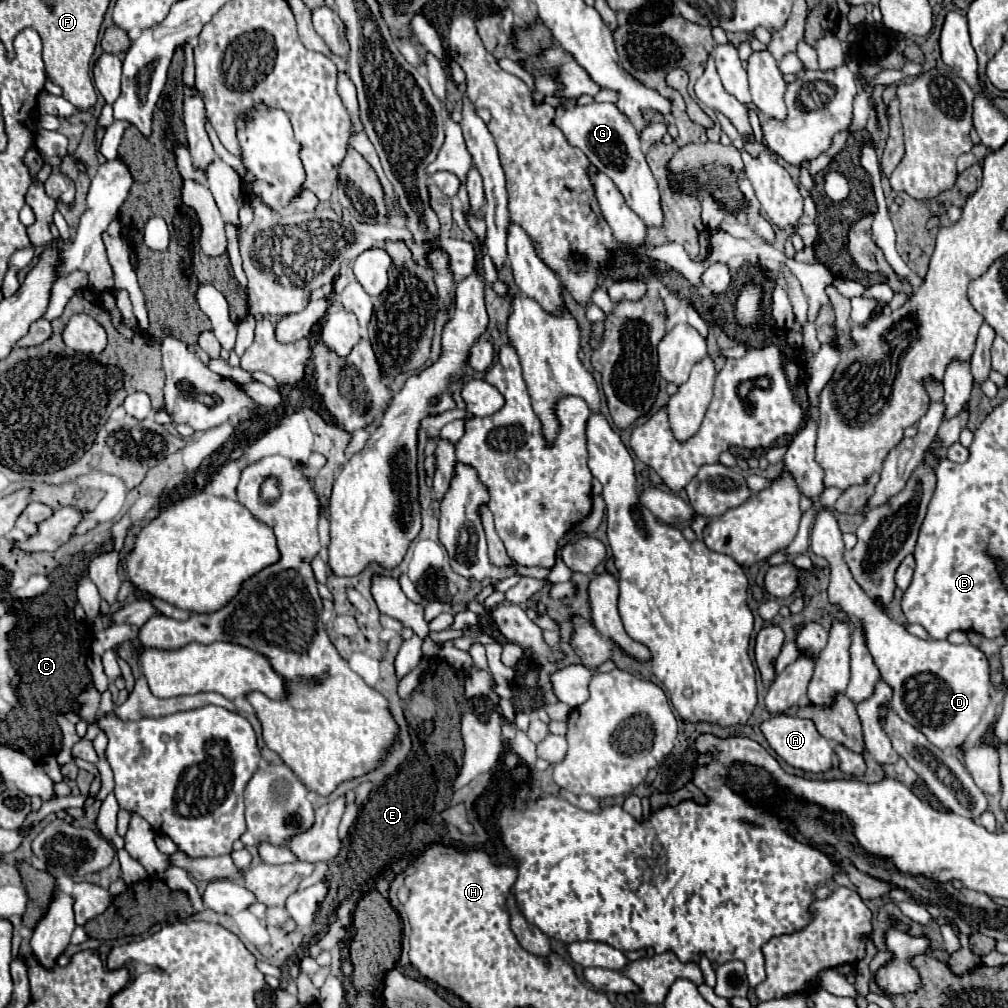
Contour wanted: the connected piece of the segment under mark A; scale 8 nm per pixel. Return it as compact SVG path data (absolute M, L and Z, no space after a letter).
M774 715L768 721L762 723L762 733L768 739L770 747L778 753L778 757L782 757L788 765L792 765L794 769L802 769L808 773L824 773L828 769L832 769L832 755L834 749L832 745L816 731L814 723L808 719L800 719L800 717L792 717L792 715Z

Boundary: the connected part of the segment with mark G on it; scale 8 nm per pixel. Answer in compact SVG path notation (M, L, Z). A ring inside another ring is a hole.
M590 103L584 107L572 107L566 109L562 115L558 113L552 121L554 127L558 127L566 141L572 147L582 149L582 153L588 157L588 161L602 173L606 173L630 209L648 225L648 227L660 227L664 223L664 213L660 207L660 193L658 183L646 163L646 155L642 153L640 137L628 117L618 111L614 103Z

